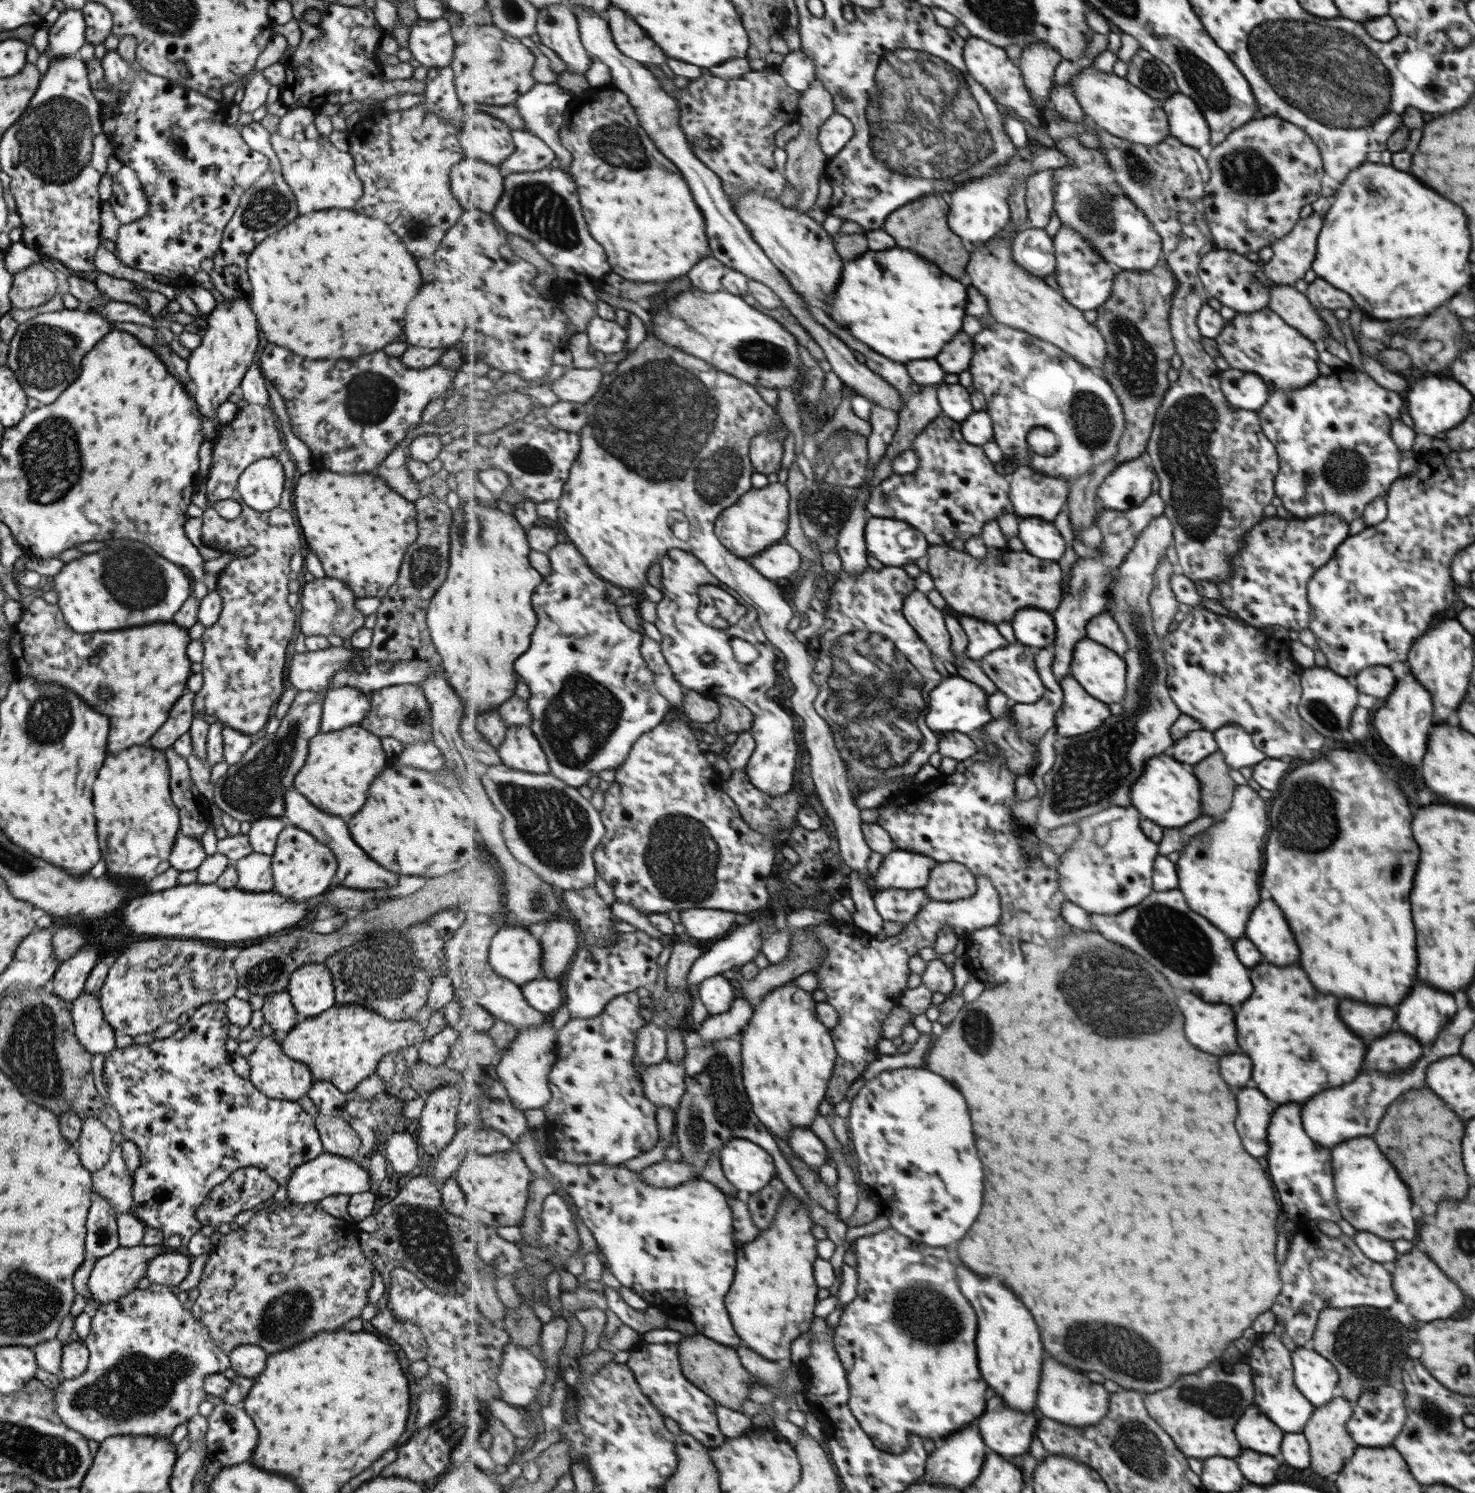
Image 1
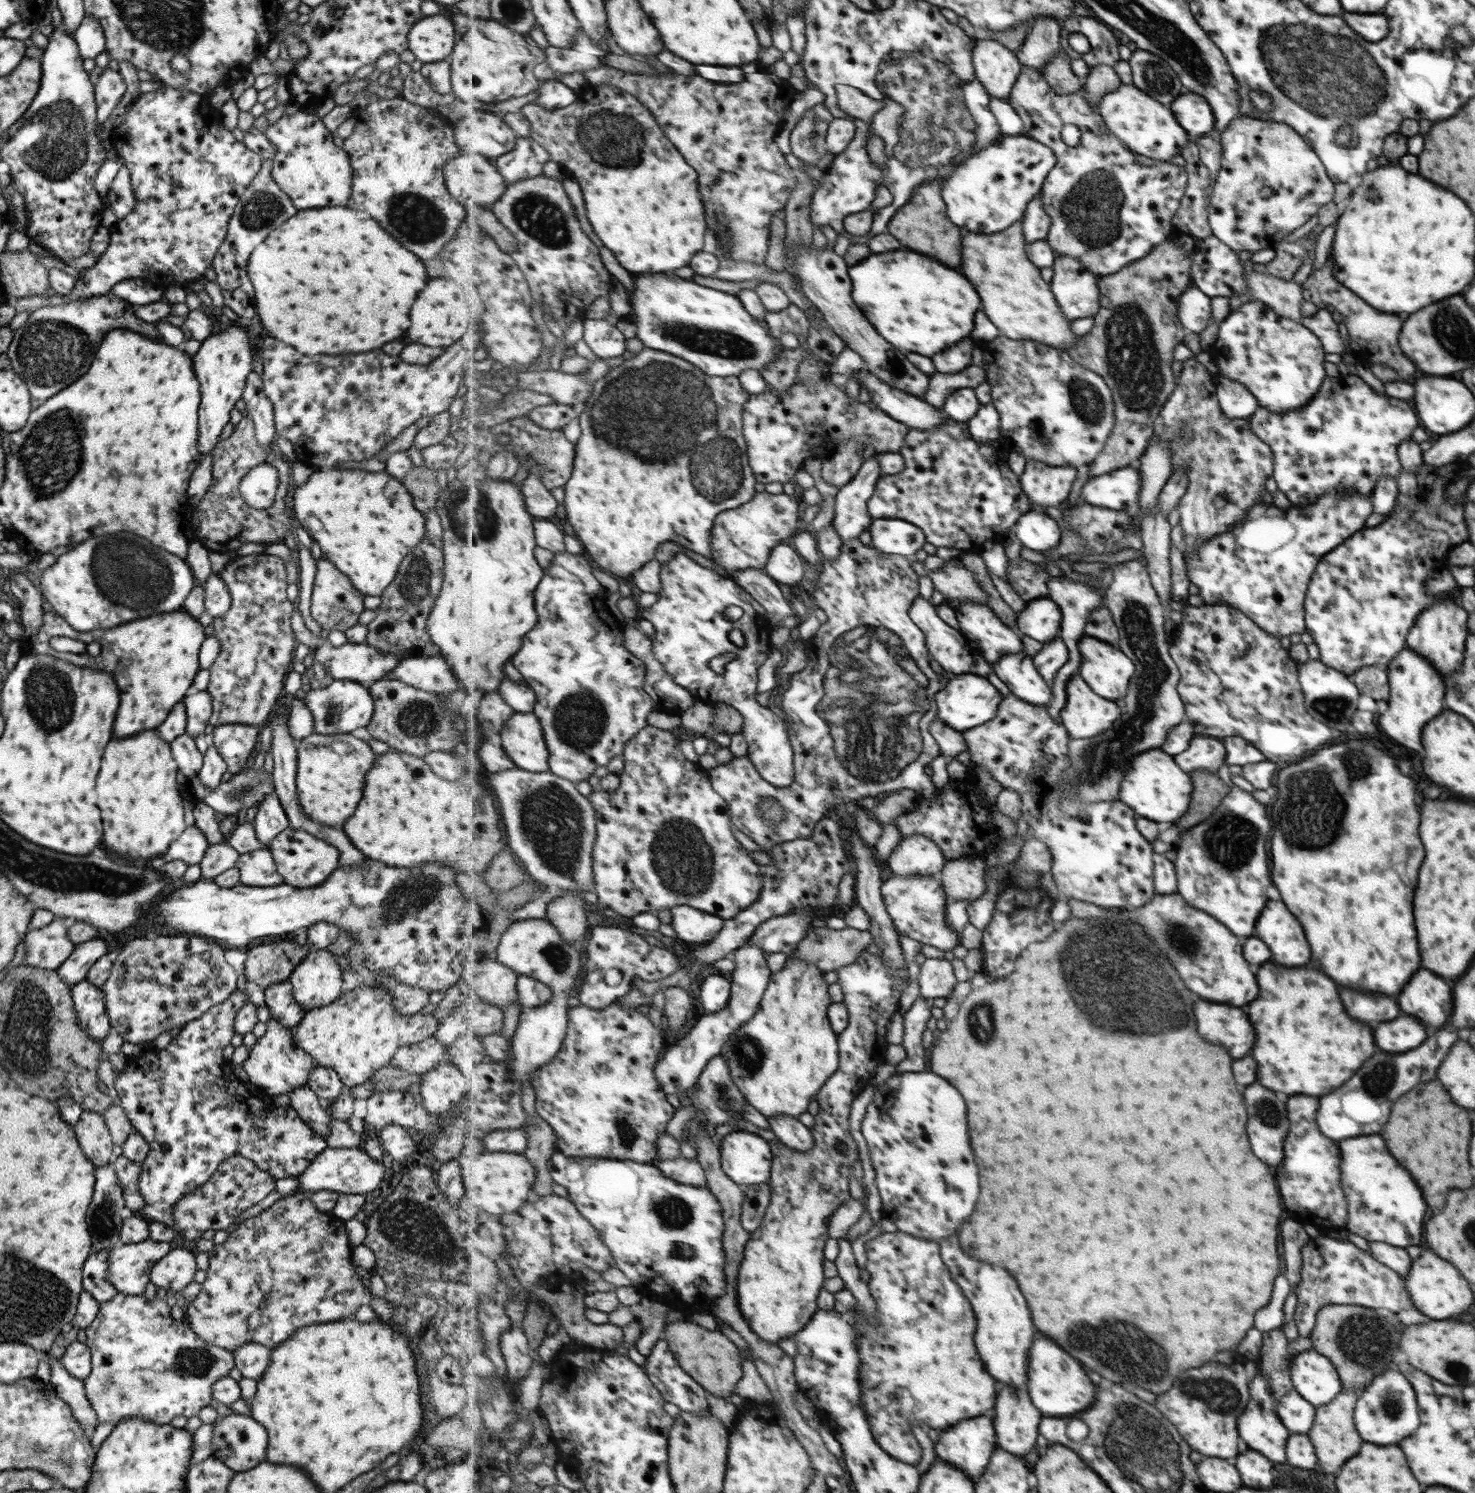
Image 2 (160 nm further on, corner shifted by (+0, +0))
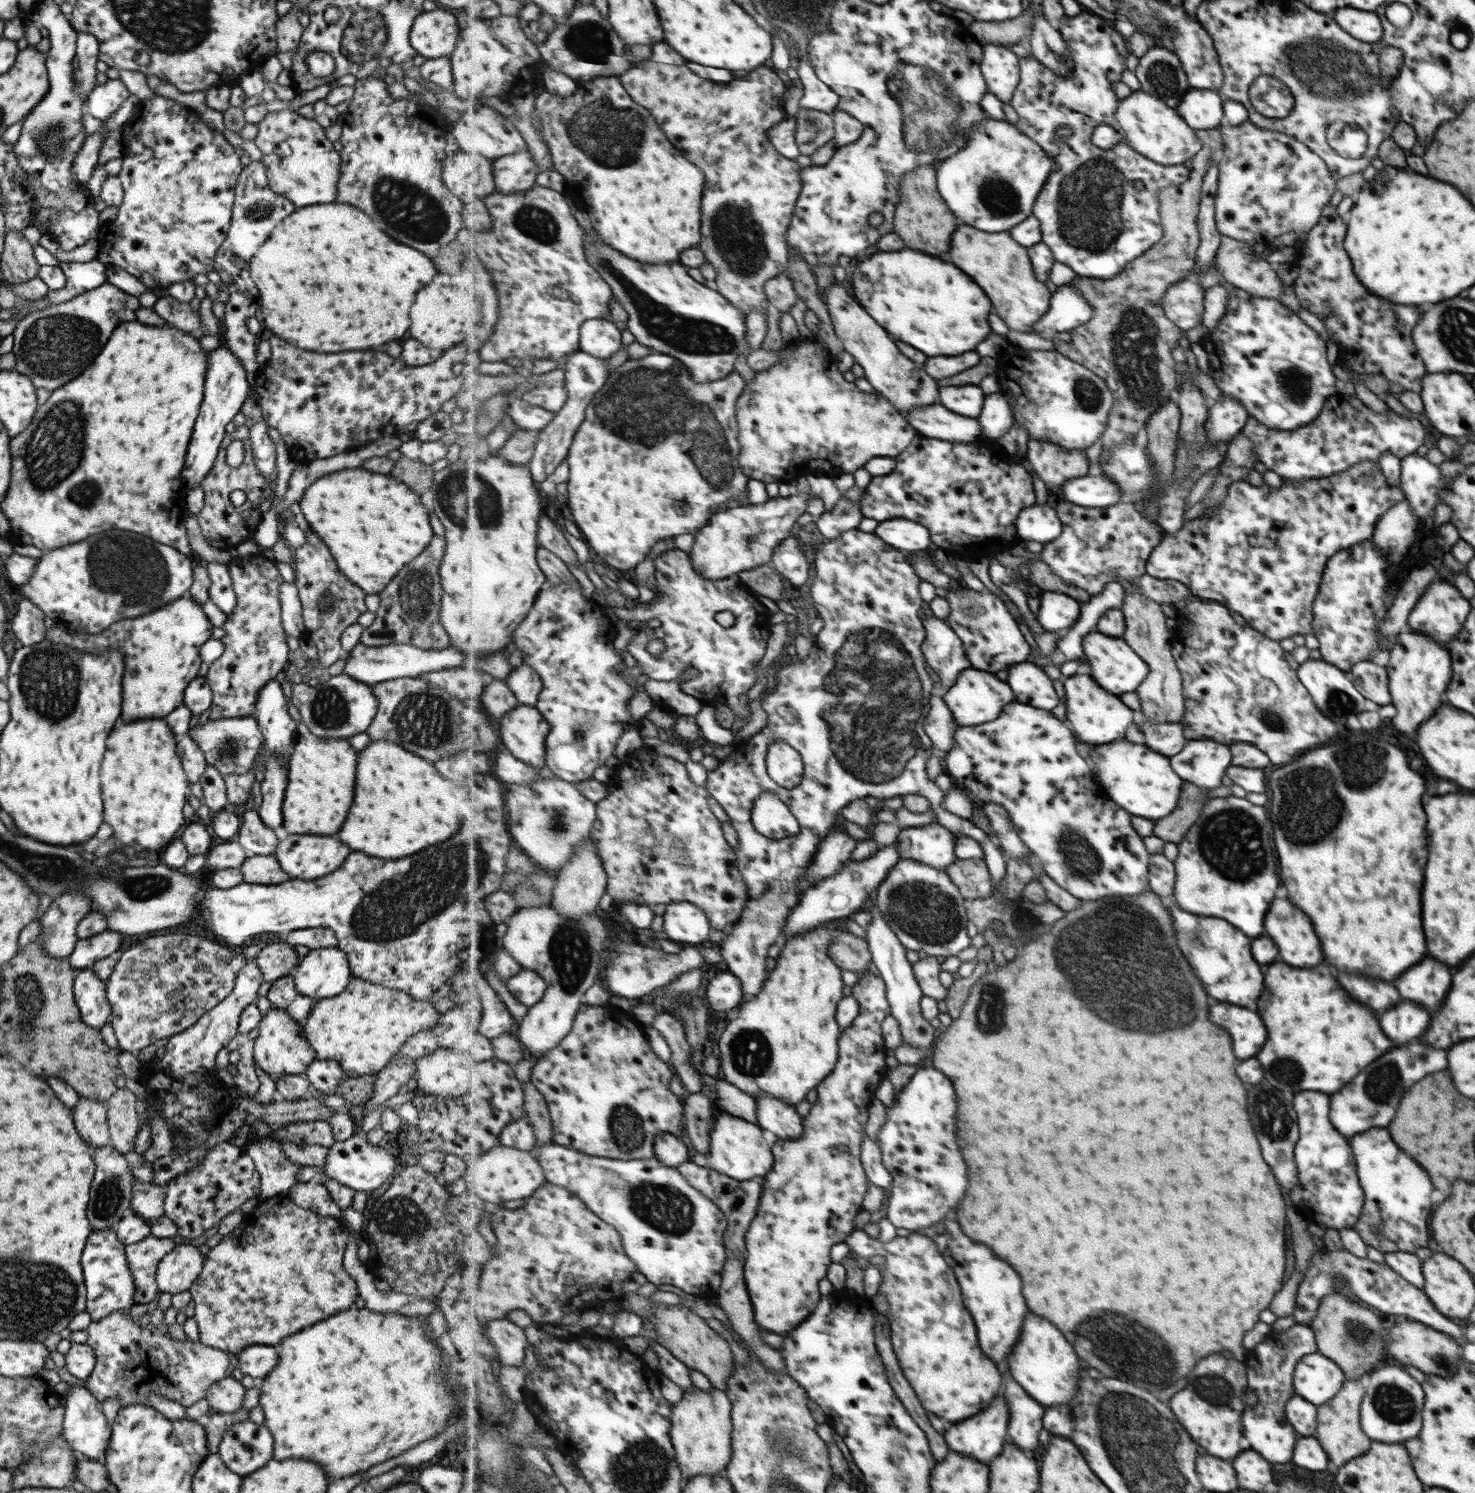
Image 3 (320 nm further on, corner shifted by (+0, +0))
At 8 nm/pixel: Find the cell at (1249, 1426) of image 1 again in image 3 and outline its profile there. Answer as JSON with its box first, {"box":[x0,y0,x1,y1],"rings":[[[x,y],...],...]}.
{"box":[1243,1324,1317,1464],"rings":[[[1295,1324],[1283,1334],[1272,1331],[1263,1342],[1247,1350],[1244,1361],[1247,1365],[1247,1382],[1252,1393],[1258,1398],[1251,1414],[1243,1414],[1243,1436],[1249,1440],[1249,1448],[1257,1454],[1263,1454],[1267,1462],[1285,1464],[1291,1460],[1293,1444],[1297,1440],[1294,1427],[1287,1424],[1285,1415],[1286,1401],[1294,1395],[1293,1374],[1295,1365],[1306,1354],[1315,1353],[1317,1342],[1310,1325]]]}

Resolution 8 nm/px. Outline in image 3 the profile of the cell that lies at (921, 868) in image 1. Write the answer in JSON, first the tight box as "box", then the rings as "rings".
{"box":[895,822,959,870],"rings":[[[939,822],[907,827],[899,832],[895,846],[901,859],[913,859],[945,870],[959,859],[956,854],[958,835]]]}

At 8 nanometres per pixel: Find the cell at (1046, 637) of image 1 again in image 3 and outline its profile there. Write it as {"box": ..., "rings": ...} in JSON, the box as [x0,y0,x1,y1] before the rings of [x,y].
{"box":[1037,591,1082,633],"rings":[[[1044,591],[1040,599],[1041,609],[1037,619],[1047,632],[1064,633],[1081,617],[1082,604],[1067,594]]]}

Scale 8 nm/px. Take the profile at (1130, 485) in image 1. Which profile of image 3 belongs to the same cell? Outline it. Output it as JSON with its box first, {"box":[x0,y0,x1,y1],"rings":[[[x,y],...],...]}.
{"box":[1063,471,1125,509],"rings":[[[1097,471],[1067,482],[1063,494],[1066,502],[1099,509],[1117,506],[1125,500],[1123,487],[1119,487],[1110,475]]]}

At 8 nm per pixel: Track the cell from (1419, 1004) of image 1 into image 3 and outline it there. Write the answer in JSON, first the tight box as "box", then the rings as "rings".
{"box":[1393,956,1451,1012],"rings":[[[1427,956],[1423,962],[1419,962],[1419,966],[1415,966],[1415,970],[1407,970],[1407,974],[1393,984],[1399,986],[1399,994],[1403,994],[1405,1000],[1417,1002],[1433,1012],[1441,1006],[1449,990],[1451,974],[1447,966]]]}

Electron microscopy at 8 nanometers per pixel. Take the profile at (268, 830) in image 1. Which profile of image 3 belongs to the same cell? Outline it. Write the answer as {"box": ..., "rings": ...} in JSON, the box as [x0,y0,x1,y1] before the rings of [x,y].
{"box":[256,752,287,829],"rings":[[[263,752],[261,758],[265,761],[263,780],[260,782],[262,801],[256,813],[261,822],[273,829],[282,823],[281,807],[287,771],[286,766],[275,755]]]}

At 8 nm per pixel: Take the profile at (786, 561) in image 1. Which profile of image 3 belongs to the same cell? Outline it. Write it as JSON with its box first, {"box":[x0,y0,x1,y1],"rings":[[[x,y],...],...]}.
{"box":[771,538,811,586],"rings":[[[787,538],[786,541],[779,544],[771,564],[792,585],[801,586],[811,578],[809,576],[811,566],[809,566],[798,538]]]}

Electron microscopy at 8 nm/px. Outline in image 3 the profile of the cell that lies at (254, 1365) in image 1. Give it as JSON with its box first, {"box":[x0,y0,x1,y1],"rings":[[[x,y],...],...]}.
{"box":[237,1345,278,1382],"rings":[[[249,1345],[237,1353],[239,1370],[257,1382],[265,1378],[278,1361],[276,1346]]]}

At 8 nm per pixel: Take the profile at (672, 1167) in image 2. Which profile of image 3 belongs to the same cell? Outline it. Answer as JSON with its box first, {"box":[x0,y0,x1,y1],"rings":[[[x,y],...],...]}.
{"box":[677,1160,764,1260],"rings":[[[693,1160],[680,1164],[677,1169],[681,1171],[681,1174],[683,1174],[694,1187],[698,1187],[703,1194],[706,1194],[710,1199],[714,1199],[721,1207],[728,1218],[728,1229],[724,1236],[728,1255],[729,1252],[734,1252],[739,1258],[745,1260],[745,1254],[747,1254],[747,1248],[745,1248],[745,1234],[747,1234],[751,1222],[753,1222],[753,1219],[757,1216],[760,1202],[763,1200],[762,1192],[764,1190],[761,1179],[738,1181],[712,1168],[699,1166],[699,1164]]]}

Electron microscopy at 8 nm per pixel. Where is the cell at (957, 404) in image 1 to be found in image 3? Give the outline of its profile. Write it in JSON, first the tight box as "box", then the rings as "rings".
{"box":[941,386,985,418],"rings":[[[947,386],[941,390],[941,402],[949,410],[966,417],[978,418],[981,416],[985,394],[979,386]]]}

